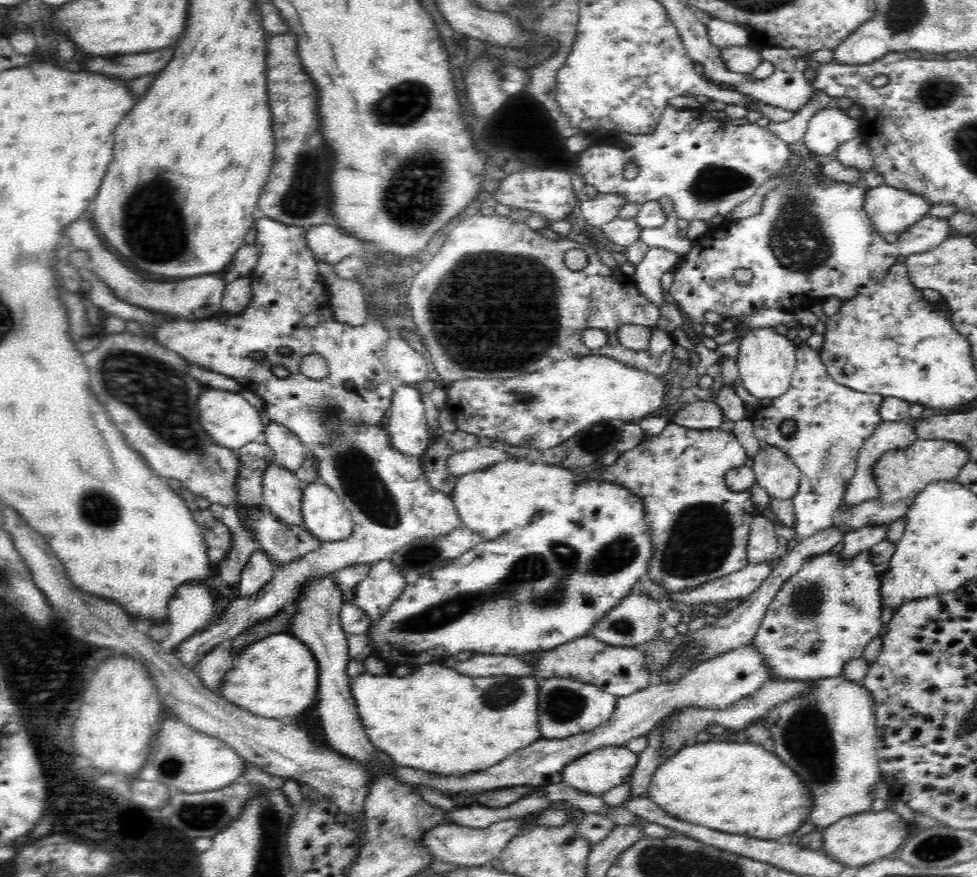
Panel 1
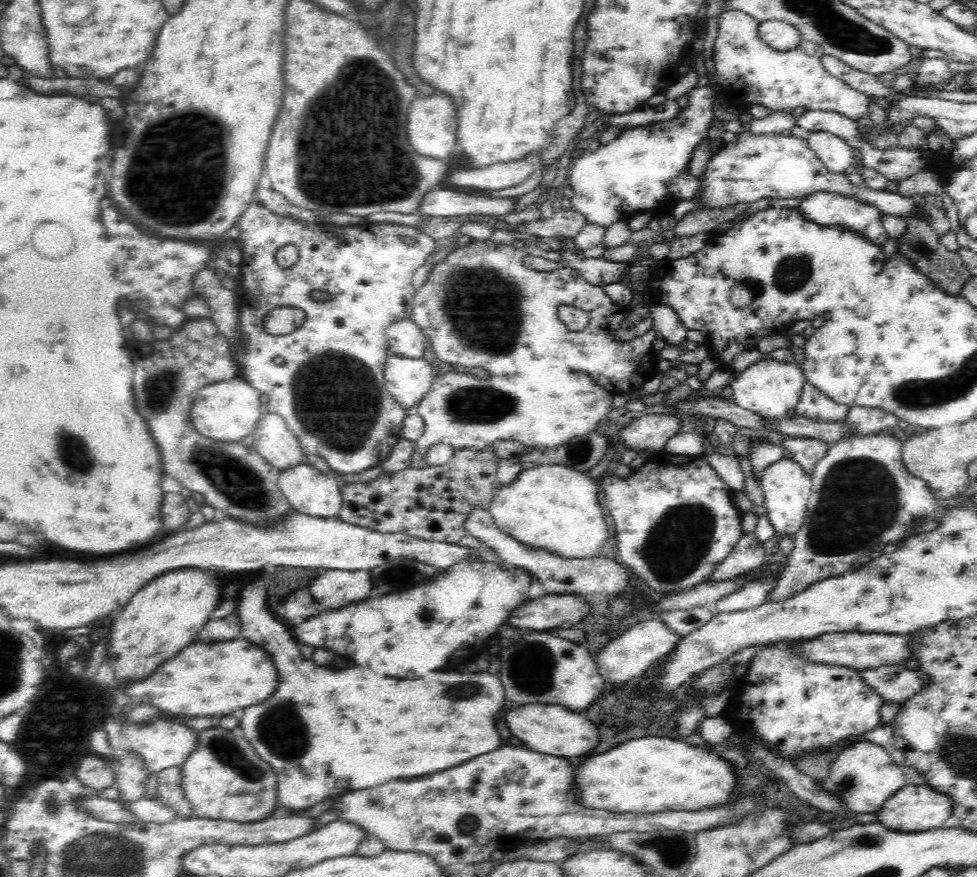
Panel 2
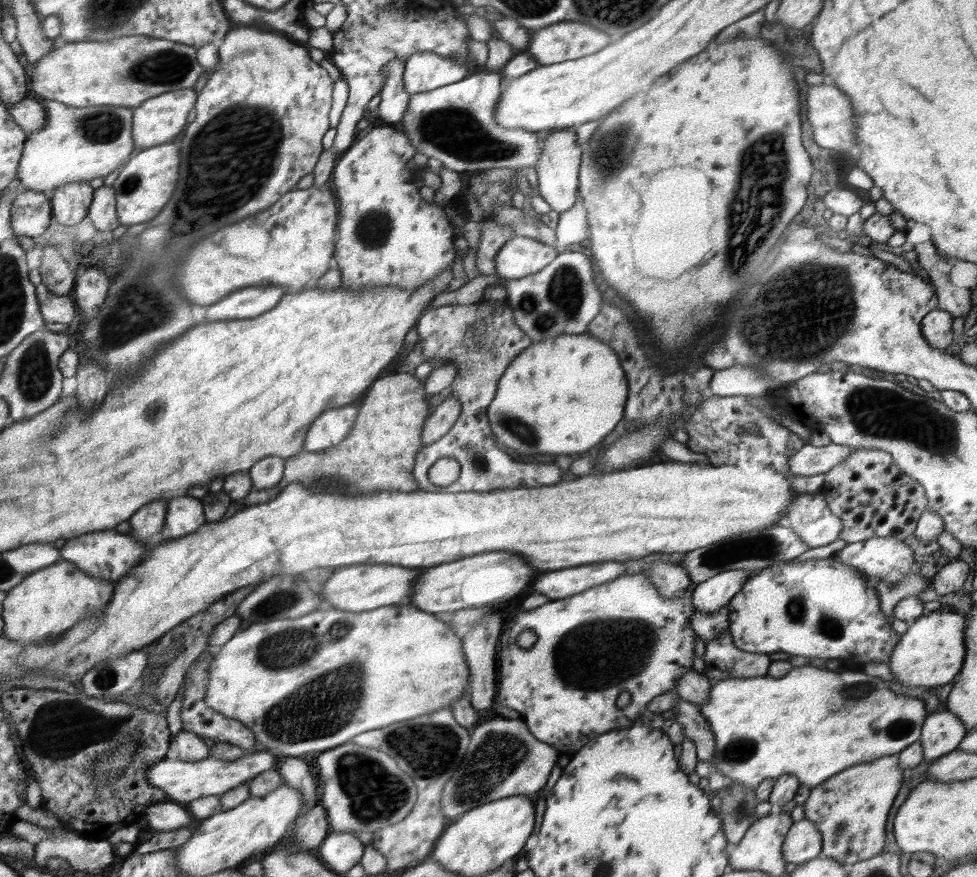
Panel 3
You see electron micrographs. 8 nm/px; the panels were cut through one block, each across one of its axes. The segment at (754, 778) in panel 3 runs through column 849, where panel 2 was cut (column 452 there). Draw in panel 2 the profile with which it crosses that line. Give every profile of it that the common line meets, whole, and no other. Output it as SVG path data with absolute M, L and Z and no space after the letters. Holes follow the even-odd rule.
M260 580L256 582L246 582L246 584L240 584L238 591L239 603L237 604L236 614L240 619L240 628L242 639L248 639L260 648L266 649L270 653L270 657L274 656L272 660L276 662L276 668L278 669L278 680L280 680L280 686L276 690L274 696L270 696L266 702L262 701L262 704L254 704L248 708L244 708L239 715L239 732L244 736L246 741L252 745L252 748L261 756L270 767L277 774L277 801L278 805L283 809L288 809L292 815L296 812L308 810L308 808L314 807L319 802L322 802L330 797L342 797L351 791L363 790L364 788L373 788L380 784L388 783L388 780L400 780L400 778L414 779L416 776L429 776L436 772L446 770L446 768L453 768L466 762L466 760L472 760L474 756L480 756L486 754L486 752L492 752L496 748L502 746L502 740L500 740L500 734L498 728L496 728L496 722L500 718L500 714L504 712L504 706L506 706L506 694L504 694L504 685L500 682L499 675L490 673L460 673L460 672L434 672L434 678L430 682L426 680L396 680L396 678L386 678L386 676L378 676L370 670L364 670L364 668L346 668L346 670L328 670L328 668L318 668L314 666L314 662L310 660L304 660L300 654L300 646L294 642L295 637L291 634L291 631L279 622L275 614L272 613L268 603L268 585ZM450 724L450 732L436 732L438 728L442 726L448 726Z

